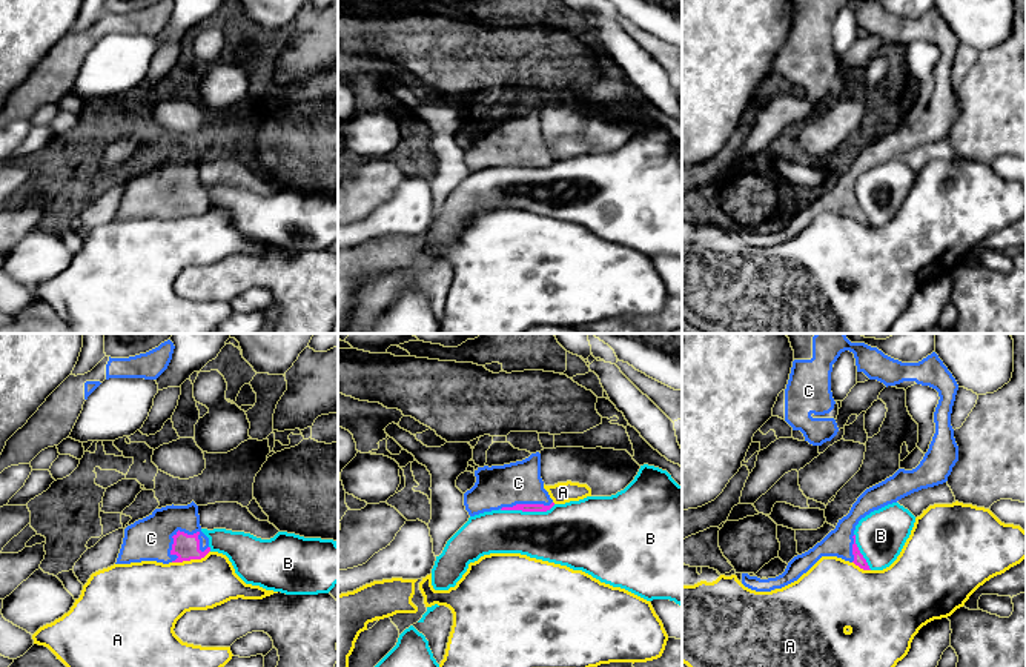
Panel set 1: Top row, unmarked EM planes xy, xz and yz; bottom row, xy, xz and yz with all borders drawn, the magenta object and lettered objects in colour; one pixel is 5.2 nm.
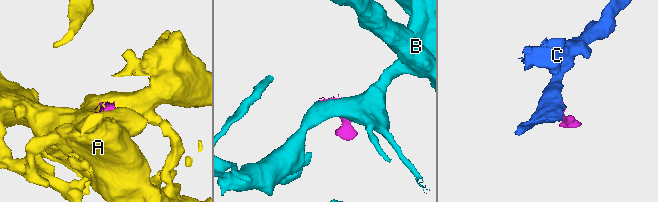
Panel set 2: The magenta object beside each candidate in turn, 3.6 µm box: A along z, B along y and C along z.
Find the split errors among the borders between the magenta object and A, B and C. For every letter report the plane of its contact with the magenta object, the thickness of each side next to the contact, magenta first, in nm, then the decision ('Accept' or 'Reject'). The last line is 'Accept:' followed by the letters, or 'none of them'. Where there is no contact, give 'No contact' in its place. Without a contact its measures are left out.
A: Touches magenta in xy. Thickness 140 nm (magenta) against 320 nm. Reject
B: Touches magenta in xz. Thickness 50 nm (magenta) against 320 nm. Reject
C: Touches magenta in xy. Thickness 140 nm (magenta) against 220 nm. Accept
Accept: C

